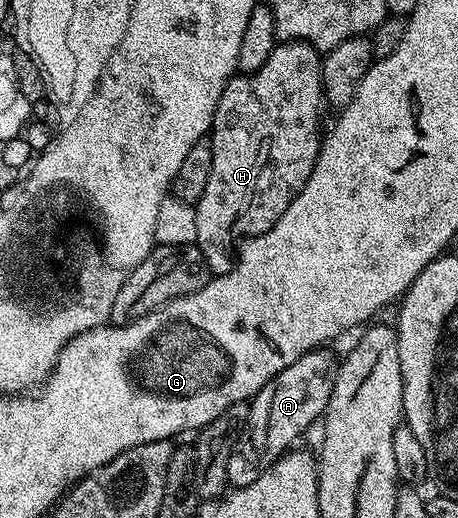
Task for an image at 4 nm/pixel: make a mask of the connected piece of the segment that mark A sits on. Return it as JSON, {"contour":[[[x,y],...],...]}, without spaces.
{"contour":[[[327,351],[303,353],[297,363],[289,363],[285,371],[269,379],[269,383],[251,398],[247,424],[235,442],[235,450],[229,455],[227,483],[232,490],[249,487],[253,479],[288,452],[294,446],[291,444],[326,413],[329,395],[335,386],[337,365],[334,360],[331,362],[329,354],[323,352]]]}

